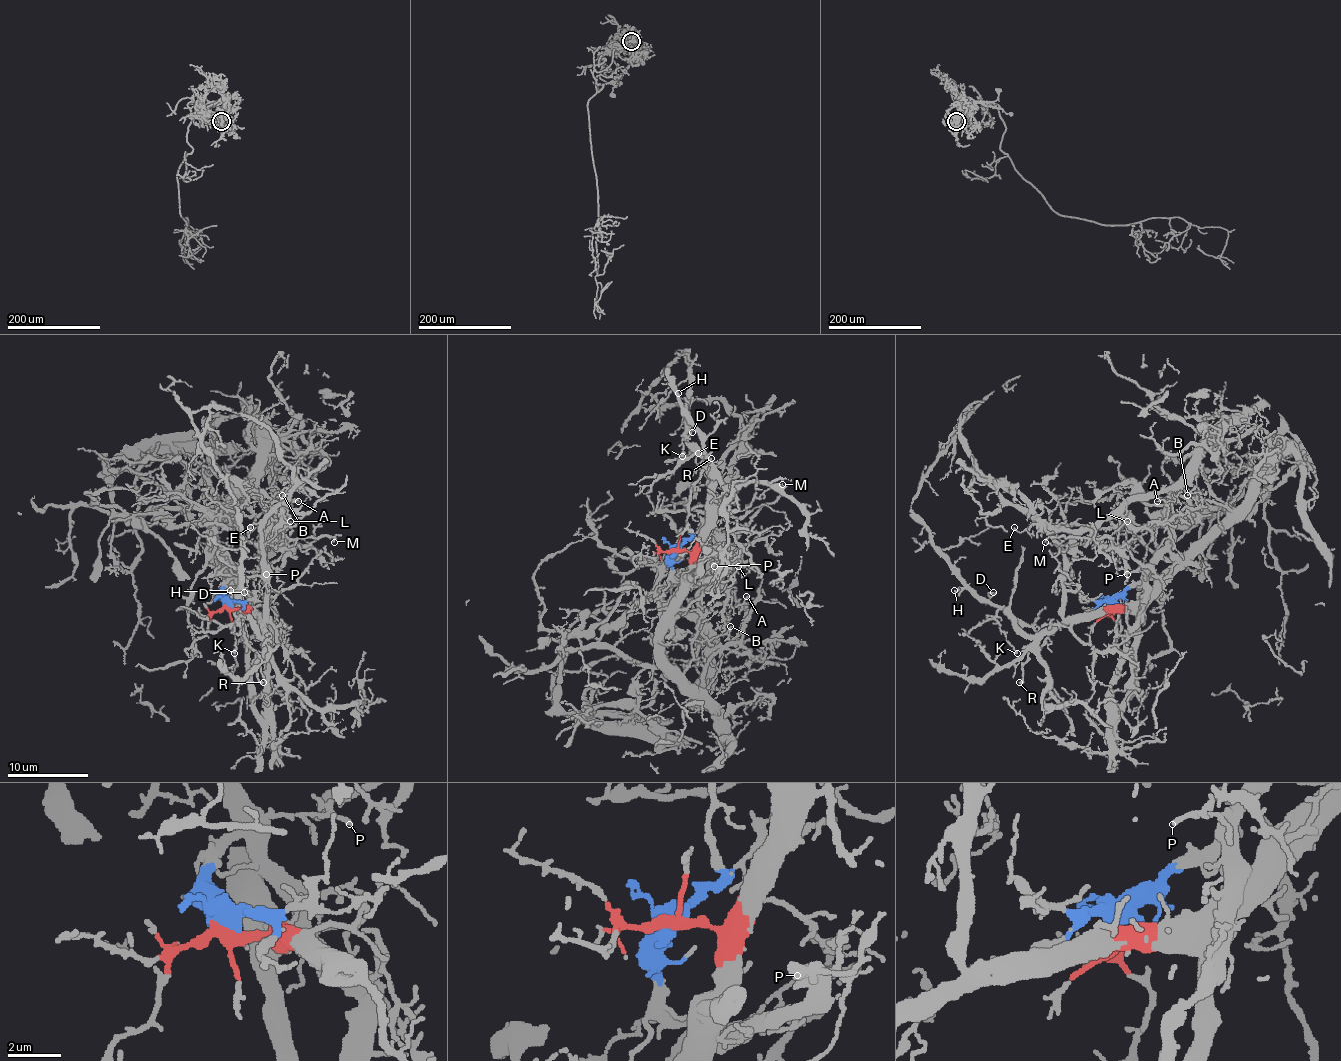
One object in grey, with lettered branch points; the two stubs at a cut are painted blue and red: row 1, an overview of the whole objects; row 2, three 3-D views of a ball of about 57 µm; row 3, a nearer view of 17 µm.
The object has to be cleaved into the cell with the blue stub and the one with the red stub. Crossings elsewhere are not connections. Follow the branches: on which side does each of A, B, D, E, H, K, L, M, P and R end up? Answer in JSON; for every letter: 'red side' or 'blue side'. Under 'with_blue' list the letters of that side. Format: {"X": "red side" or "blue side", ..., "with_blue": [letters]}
{"A": "blue side", "B": "blue side", "D": "red side", "E": "red side", "H": "red side", "K": "red side", "L": "blue side", "M": "blue side", "P": "blue side", "R": "blue side", "with_blue": ["A", "B", "L", "M", "P", "R"]}

